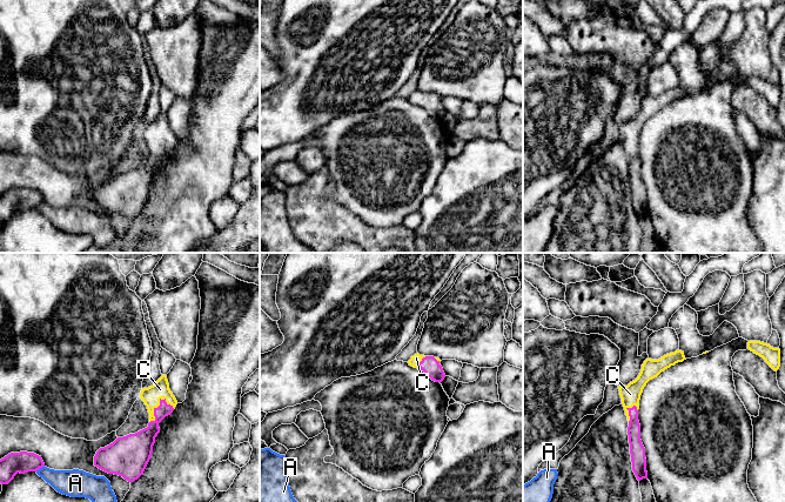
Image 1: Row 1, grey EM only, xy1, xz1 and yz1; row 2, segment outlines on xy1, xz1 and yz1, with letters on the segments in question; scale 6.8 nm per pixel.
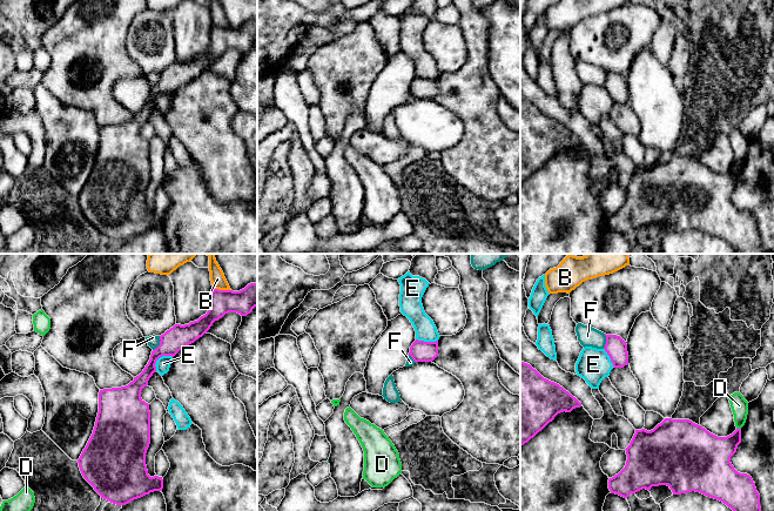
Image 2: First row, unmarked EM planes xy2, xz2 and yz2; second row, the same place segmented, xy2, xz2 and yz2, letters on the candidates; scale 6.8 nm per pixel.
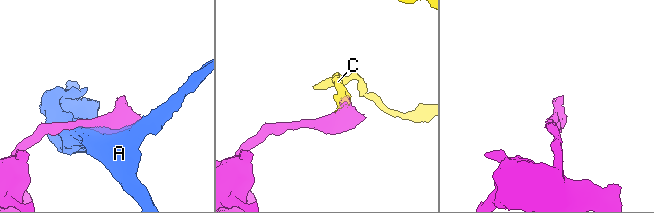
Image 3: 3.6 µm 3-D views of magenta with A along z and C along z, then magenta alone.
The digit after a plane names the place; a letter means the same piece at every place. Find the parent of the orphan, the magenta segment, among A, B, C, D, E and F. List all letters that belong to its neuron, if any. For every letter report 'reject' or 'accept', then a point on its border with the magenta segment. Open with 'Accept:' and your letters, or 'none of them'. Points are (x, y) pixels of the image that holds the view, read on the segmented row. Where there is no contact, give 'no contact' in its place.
Accept: C
A: reject; contact xy1 (39, 468)
B: reject; contact xy2 (222, 290)
C: accept; contact xy1 (154, 410)
D: reject; contact yz2 (739, 429)
E: reject; contact xy2 (159, 357)
F: reject; contact xy2 (160, 343)

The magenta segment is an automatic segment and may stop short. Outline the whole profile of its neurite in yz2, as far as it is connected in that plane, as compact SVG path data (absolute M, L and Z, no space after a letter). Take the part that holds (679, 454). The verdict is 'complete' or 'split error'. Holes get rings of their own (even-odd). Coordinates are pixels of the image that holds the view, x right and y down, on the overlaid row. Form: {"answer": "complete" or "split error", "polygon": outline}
{"answer": "complete", "polygon": "M665 418L653 430L635 430L625 449L627 460L625 468L608 479L611 493L627 498L642 489L667 485L673 495L700 492L718 499L733 511L761 511L760 495L755 483L747 473L738 472L731 457L741 443L741 429L727 437L718 437L689 419Z"}

